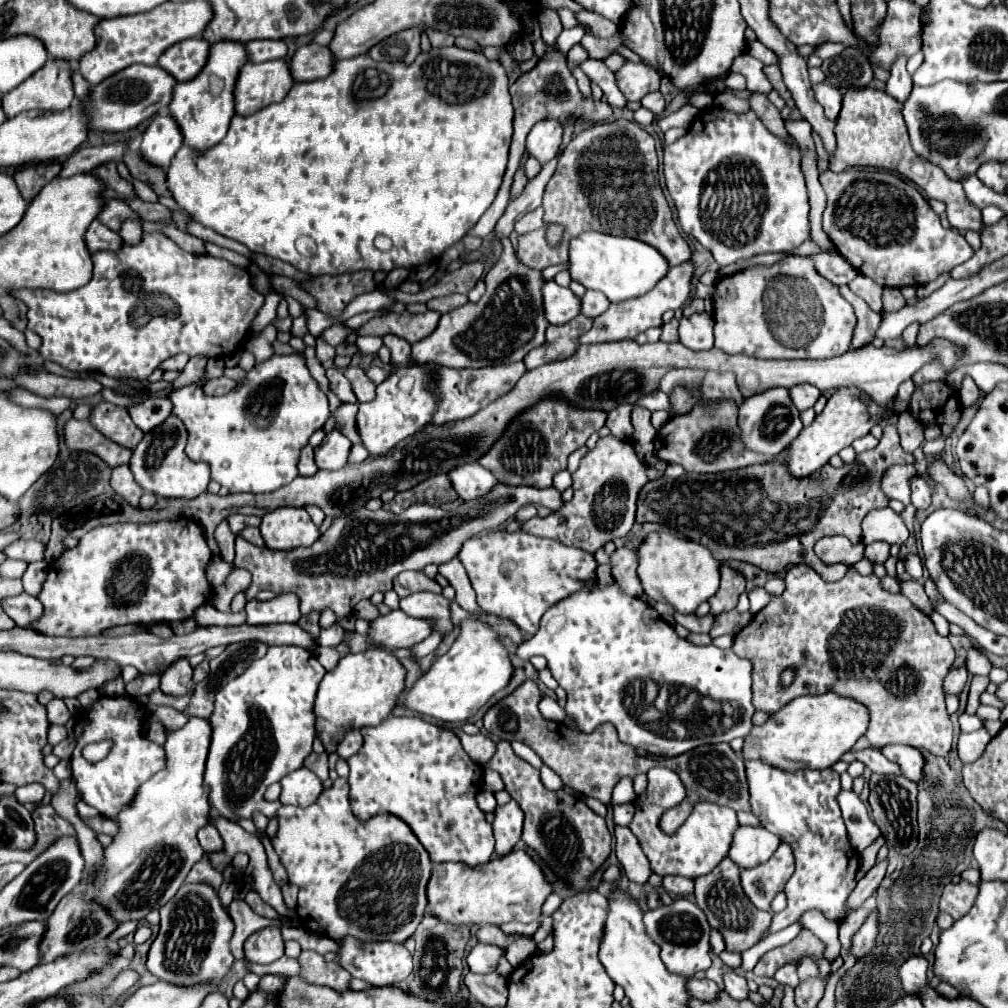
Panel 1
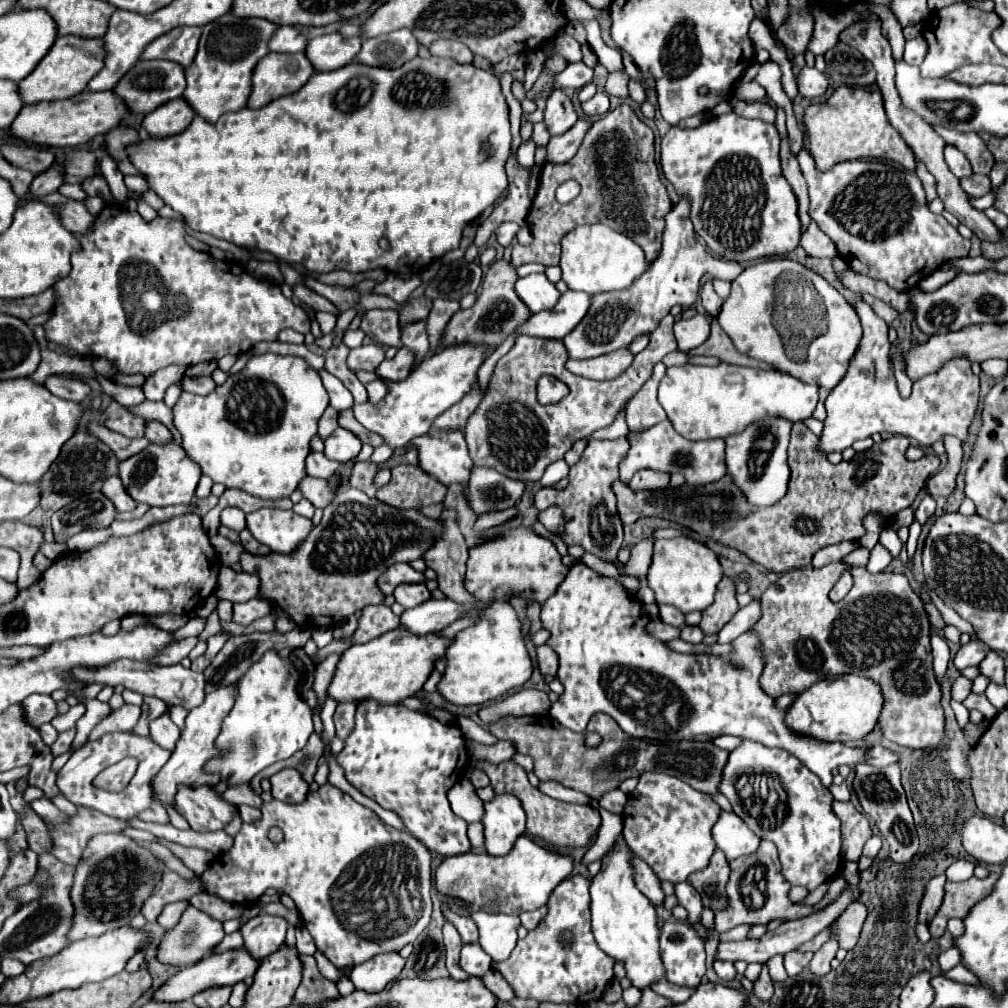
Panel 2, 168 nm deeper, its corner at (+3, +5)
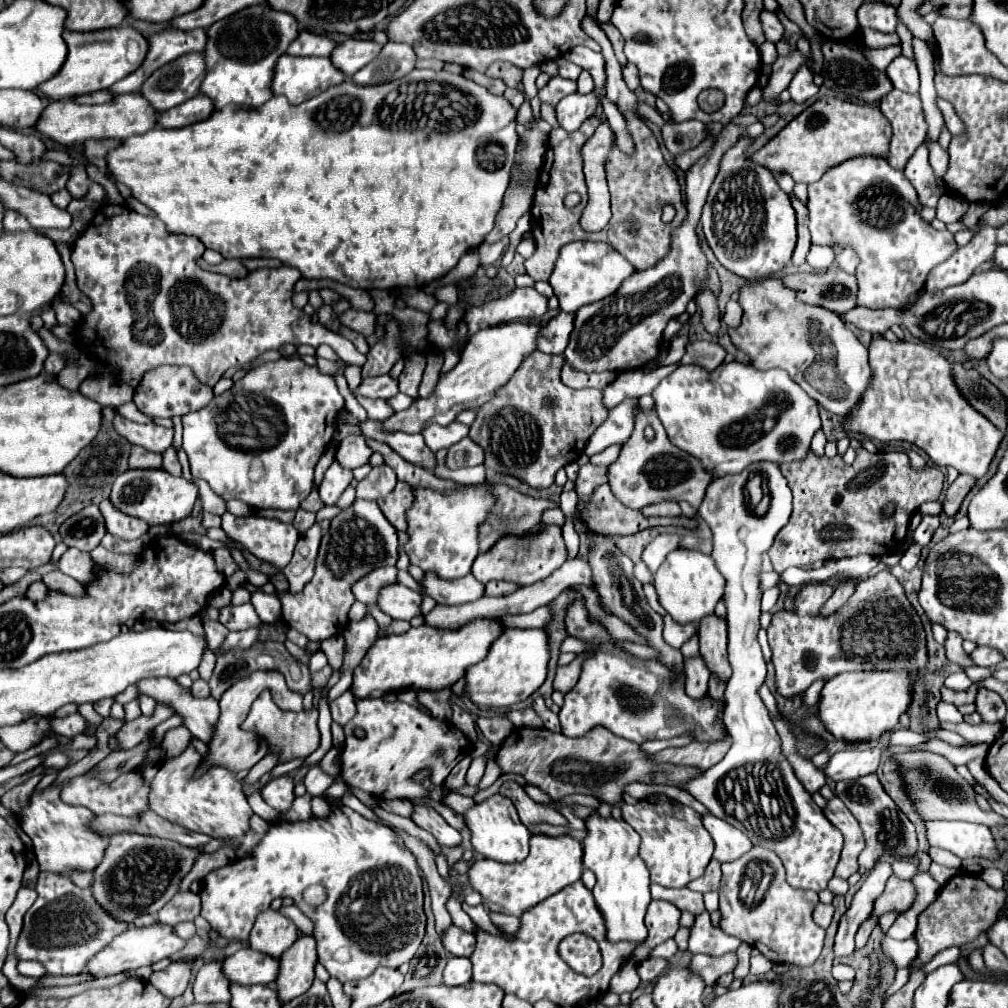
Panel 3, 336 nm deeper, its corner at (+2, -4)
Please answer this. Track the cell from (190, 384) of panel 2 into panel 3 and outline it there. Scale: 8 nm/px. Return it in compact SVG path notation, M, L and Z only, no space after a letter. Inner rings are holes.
M159 366L147 372L147 376L139 384L139 390L135 390L133 396L133 402L137 404L139 412L147 416L159 416L159 418L185 416L187 412L207 406L211 400L213 400L213 390L193 380L193 374L187 368L179 368L179 366Z

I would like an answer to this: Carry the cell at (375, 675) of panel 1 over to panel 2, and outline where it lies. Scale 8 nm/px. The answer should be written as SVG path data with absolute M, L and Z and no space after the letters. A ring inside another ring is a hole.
M398 627L368 643L352 645L342 653L338 661L336 675L328 687L328 697L336 699L338 703L360 703L366 699L374 699L378 703L400 703L402 699L412 697L422 689L422 685L434 671L434 663L444 657L450 643L452 639L446 639L438 633L414 637L406 631L406 627Z

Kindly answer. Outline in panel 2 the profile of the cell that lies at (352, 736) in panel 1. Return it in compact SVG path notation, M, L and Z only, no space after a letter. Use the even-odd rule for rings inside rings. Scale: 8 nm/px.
M340 703L334 713L334 723L336 723L336 735L340 739L346 739L354 727L354 713L356 713L356 703Z

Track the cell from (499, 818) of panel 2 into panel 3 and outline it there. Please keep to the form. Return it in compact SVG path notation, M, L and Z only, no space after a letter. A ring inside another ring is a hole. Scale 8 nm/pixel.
M493 794L491 798L475 804L471 810L465 812L465 822L467 822L469 830L471 830L473 848L483 858L491 858L491 860L497 860L497 862L503 862L503 864L521 862L521 860L527 858L531 830L521 824L515 806L505 796Z

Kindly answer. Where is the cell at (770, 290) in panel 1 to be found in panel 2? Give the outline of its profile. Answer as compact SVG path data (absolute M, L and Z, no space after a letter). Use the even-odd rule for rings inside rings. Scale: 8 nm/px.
M768 259L746 267L732 281L732 293L724 301L718 321L740 353L828 391L832 391L846 375L850 359L862 339L862 327L854 307L824 277L790 259Z

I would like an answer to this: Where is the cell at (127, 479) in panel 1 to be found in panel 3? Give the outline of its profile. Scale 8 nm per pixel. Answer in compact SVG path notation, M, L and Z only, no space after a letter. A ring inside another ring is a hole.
M103 500L99 504L103 516L105 516L105 524L107 524L107 532L119 536L119 538L125 538L125 540L133 540L133 538L139 538L141 534L145 534L149 530L147 522L135 518L135 516L127 516L123 514L121 510L117 510L111 500Z

